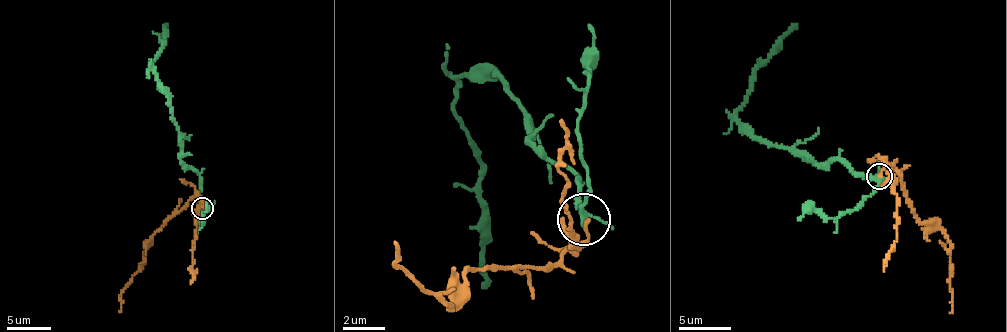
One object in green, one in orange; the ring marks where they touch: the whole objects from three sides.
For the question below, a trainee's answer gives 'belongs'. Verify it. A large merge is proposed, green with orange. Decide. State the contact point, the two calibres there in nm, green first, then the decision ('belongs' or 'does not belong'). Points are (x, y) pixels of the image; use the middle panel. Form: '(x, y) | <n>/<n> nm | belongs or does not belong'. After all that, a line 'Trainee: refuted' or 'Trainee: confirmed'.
(584, 219) | 240/180 nm | does not belong
Trainee: refuted

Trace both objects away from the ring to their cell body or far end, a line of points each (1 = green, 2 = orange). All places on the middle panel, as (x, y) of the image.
1: (582, 217), (576, 171), (529, 141), (528, 112), (506, 80), (458, 76), (452, 109), (477, 164), (490, 287)
2: (582, 220), (587, 237), (571, 245), (555, 261), (462, 276), (462, 299), (442, 304), (397, 267), (392, 239)

